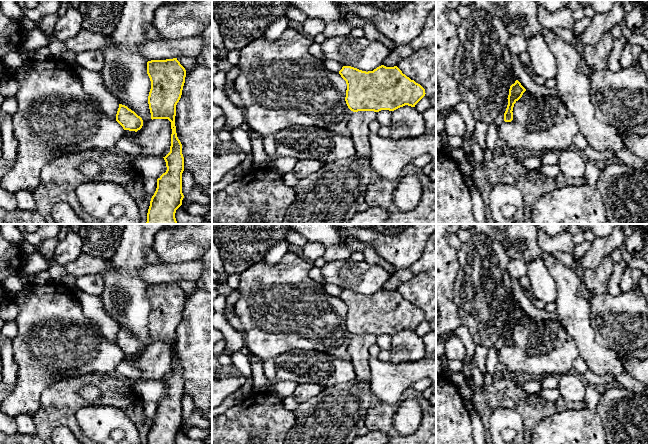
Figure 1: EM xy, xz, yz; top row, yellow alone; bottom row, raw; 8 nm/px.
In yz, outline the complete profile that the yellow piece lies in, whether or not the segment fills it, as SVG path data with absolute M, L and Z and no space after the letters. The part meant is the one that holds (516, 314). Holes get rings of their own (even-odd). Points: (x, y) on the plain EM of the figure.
M516 304L514 308L510 310L508 319L508 329L504 337L504 345L511 346L513 344L513 331L514 328L522 321L526 313L521 309L521 307Z

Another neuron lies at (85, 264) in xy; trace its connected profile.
M84 252L72 263L64 266L68 275L83 276L101 274L111 267L107 259L95 258Z

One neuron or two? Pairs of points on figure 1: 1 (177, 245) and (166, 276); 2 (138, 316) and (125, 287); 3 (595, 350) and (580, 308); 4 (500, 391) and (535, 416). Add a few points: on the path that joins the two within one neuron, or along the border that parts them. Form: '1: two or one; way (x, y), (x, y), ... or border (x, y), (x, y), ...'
1: two; border (194, 259), (188, 262), (161, 263)
2: one; way (131, 309), (125, 299), (125, 294)
3: one; way (585, 340), (580, 329), (580, 318)
4: one; way (509, 394), (526, 407)

